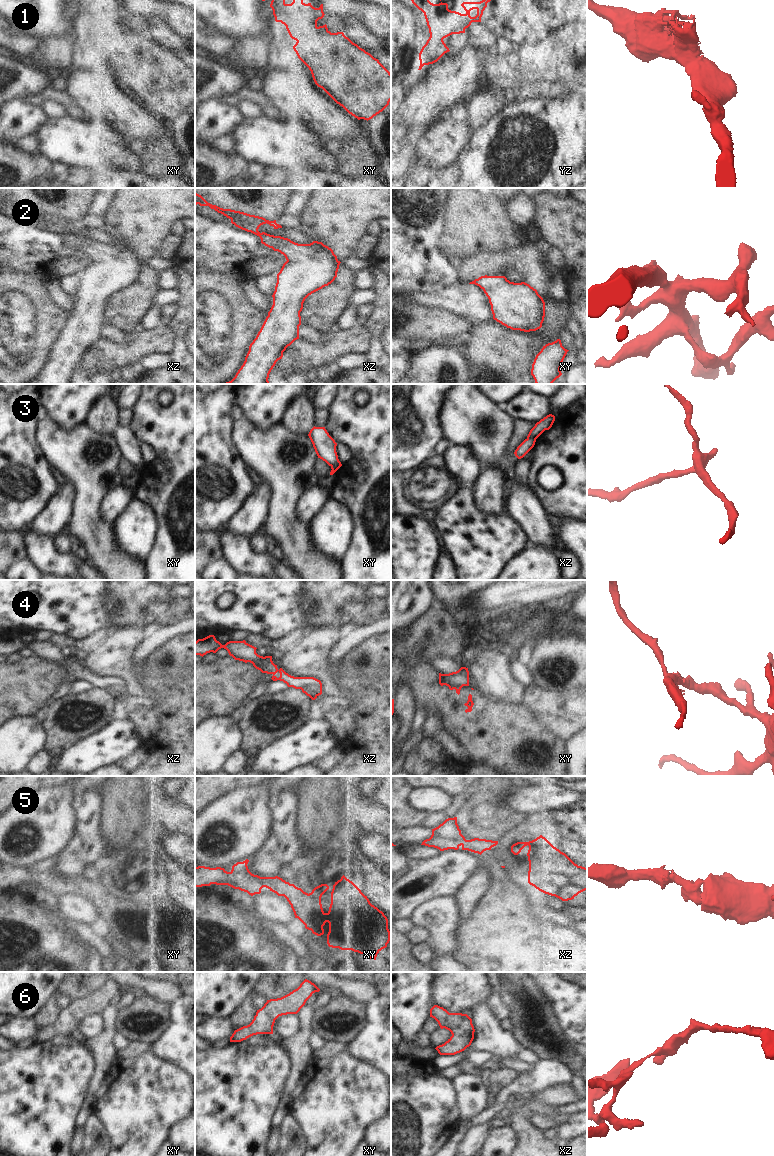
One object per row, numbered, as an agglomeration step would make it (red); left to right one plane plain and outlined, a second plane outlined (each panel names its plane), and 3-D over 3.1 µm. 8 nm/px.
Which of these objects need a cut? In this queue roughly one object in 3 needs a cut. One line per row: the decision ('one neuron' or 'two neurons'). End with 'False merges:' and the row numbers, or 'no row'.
1: one neuron
2: one neuron
3: two neurons
4: one neuron
5: one neuron
6: one neuron
False merges: 3

